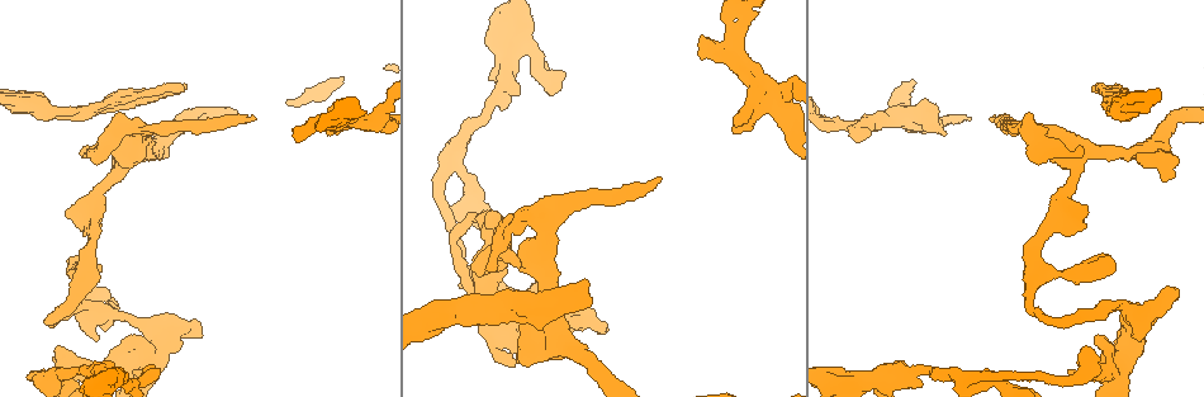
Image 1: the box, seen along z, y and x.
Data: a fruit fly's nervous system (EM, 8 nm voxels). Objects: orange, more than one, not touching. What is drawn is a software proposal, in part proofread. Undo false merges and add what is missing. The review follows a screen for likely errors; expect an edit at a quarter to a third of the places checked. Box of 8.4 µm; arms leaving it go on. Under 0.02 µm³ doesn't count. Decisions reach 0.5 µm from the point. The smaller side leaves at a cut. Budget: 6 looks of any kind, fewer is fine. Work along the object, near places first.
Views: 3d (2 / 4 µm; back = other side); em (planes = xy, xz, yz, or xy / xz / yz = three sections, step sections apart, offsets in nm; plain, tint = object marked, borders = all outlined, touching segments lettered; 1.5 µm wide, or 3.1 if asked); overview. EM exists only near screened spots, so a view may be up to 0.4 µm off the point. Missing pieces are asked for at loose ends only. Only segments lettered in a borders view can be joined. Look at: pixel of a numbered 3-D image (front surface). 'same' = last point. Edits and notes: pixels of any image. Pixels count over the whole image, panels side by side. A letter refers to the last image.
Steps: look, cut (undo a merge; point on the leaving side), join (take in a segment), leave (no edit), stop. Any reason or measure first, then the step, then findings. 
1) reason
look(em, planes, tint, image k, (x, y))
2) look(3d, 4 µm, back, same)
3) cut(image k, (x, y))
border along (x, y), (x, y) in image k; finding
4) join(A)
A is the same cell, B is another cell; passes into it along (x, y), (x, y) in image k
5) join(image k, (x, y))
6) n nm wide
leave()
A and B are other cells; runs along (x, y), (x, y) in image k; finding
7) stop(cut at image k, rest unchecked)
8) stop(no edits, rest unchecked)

sudden change in width
look(em, planes, plain, image 1, (1029, 302))

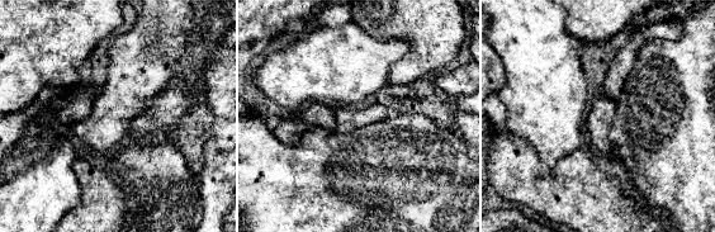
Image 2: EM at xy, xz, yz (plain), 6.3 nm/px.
look(em, planes, tint, same)

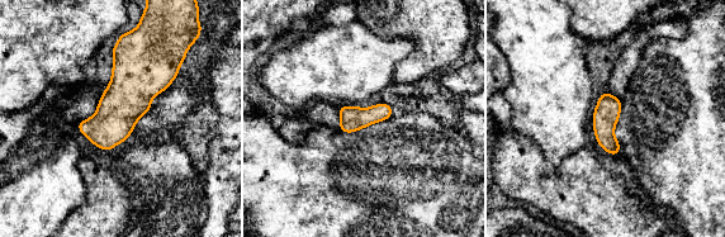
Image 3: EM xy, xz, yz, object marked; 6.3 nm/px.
see the neighbours
look(em, planes, borders, same)

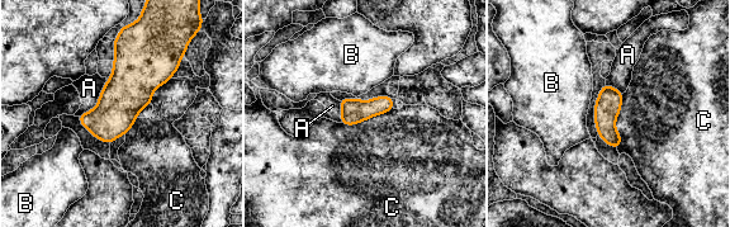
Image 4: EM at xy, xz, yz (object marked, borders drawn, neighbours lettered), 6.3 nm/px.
leave()
A, B and C are other cells; border along (624, 93), (616, 147) in image 4; continuous, no second neuron

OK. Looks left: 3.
free end
look(em, xz, step 4, borders, image 1, (66, 211))

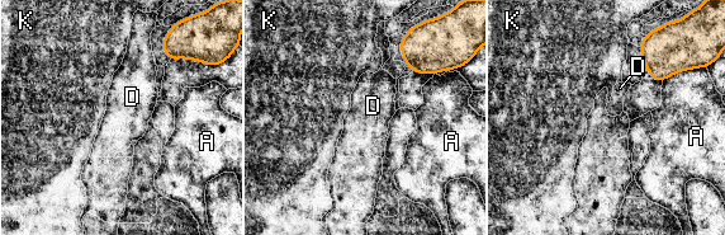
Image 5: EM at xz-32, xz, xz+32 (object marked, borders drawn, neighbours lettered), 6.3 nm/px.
another direction
look(em, planes, borders, same)

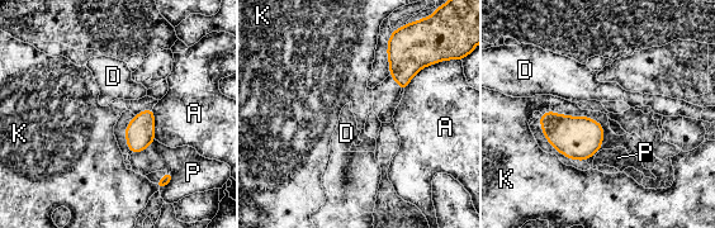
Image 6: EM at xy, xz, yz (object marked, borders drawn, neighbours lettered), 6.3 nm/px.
leave()
A, D, K and P are other cells; border along (550, 110), (541, 114) in image 6; none of them fits

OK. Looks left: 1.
branch stops here
look(em, planes, borders, image 1, (137, 371))

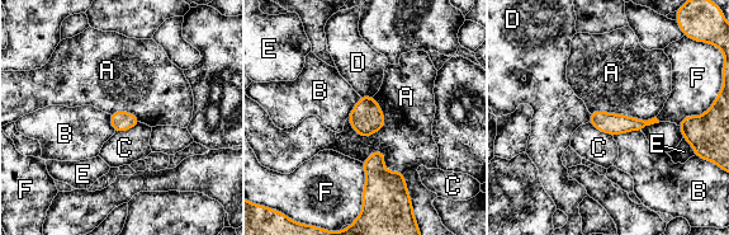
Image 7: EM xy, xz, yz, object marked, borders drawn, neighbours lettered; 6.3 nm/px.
130 nm wide
leave()
A, B, C, D, E and F are other cells; border along (361, 161), (382, 151), (408, 193) in image 7; no lettered segment goes on from it

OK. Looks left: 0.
stop(no edits, rest unchecked)

